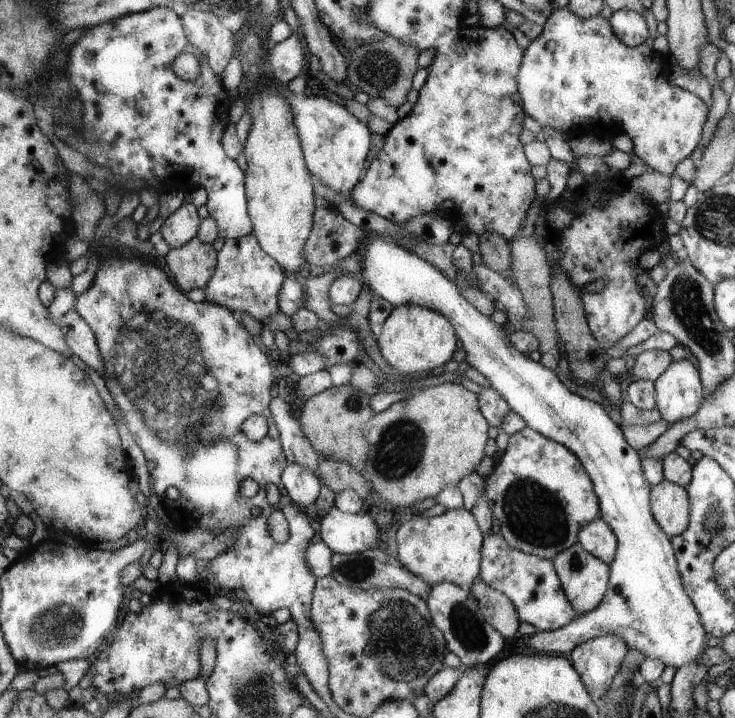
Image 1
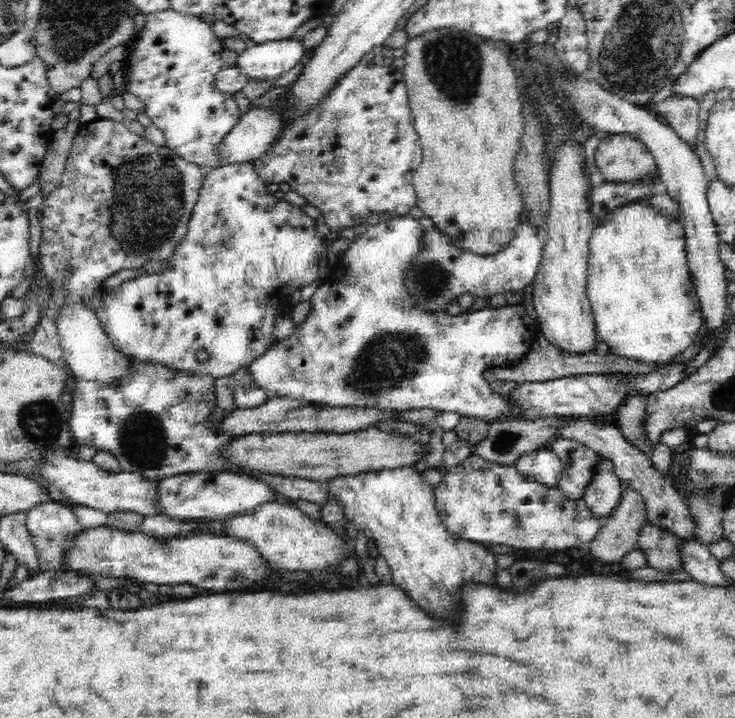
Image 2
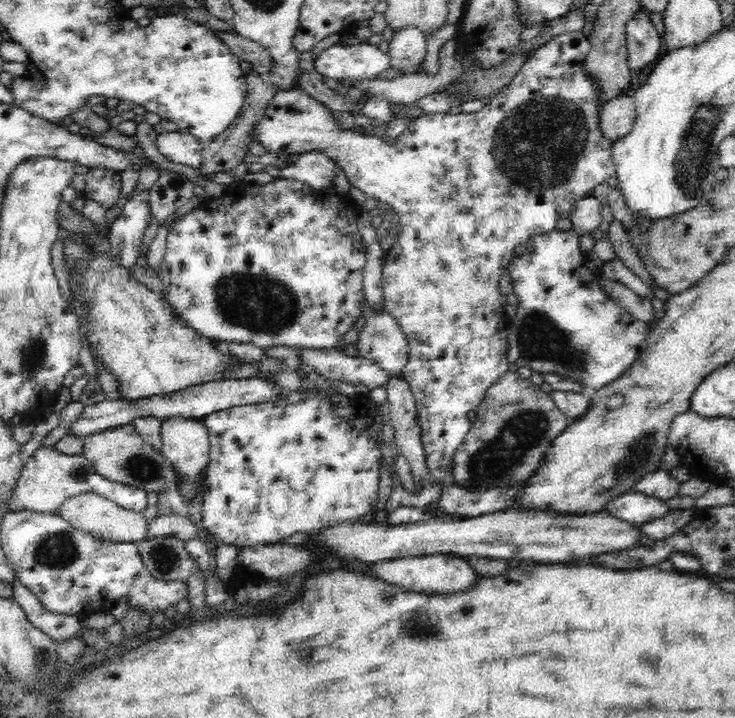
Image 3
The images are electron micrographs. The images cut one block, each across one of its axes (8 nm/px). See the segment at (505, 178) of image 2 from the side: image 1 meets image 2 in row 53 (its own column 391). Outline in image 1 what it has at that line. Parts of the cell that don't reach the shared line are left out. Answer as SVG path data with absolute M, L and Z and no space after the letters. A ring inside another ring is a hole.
M443 383L426 387L412 394L412 398L402 399L386 410L372 416L370 430L366 434L370 442L368 461L362 476L368 480L374 492L392 506L410 508L411 504L439 496L448 484L458 484L464 476L472 474L484 458L487 448L488 423L479 407L476 393L461 386L461 383Z

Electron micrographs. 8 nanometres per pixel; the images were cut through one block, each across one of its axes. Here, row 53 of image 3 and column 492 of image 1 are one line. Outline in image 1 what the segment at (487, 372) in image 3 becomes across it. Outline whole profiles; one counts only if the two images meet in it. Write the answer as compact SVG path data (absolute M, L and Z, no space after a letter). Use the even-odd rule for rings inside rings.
M492 531L484 534L478 578L490 588L507 595L515 605L520 622L532 624L538 631L558 630L580 616L572 608L572 603L568 602L567 594L562 590L558 572L550 559L524 554L512 548L504 536Z

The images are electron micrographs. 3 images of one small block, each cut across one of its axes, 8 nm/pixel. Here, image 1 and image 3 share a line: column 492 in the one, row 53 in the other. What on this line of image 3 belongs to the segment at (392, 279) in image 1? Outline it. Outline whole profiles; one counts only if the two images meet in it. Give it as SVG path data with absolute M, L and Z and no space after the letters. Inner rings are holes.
M369 42L357 45L335 44L323 50L316 60L314 66L316 73L321 76L330 77L335 81L360 81L375 80L387 69L391 68L389 51L383 52L377 45Z

